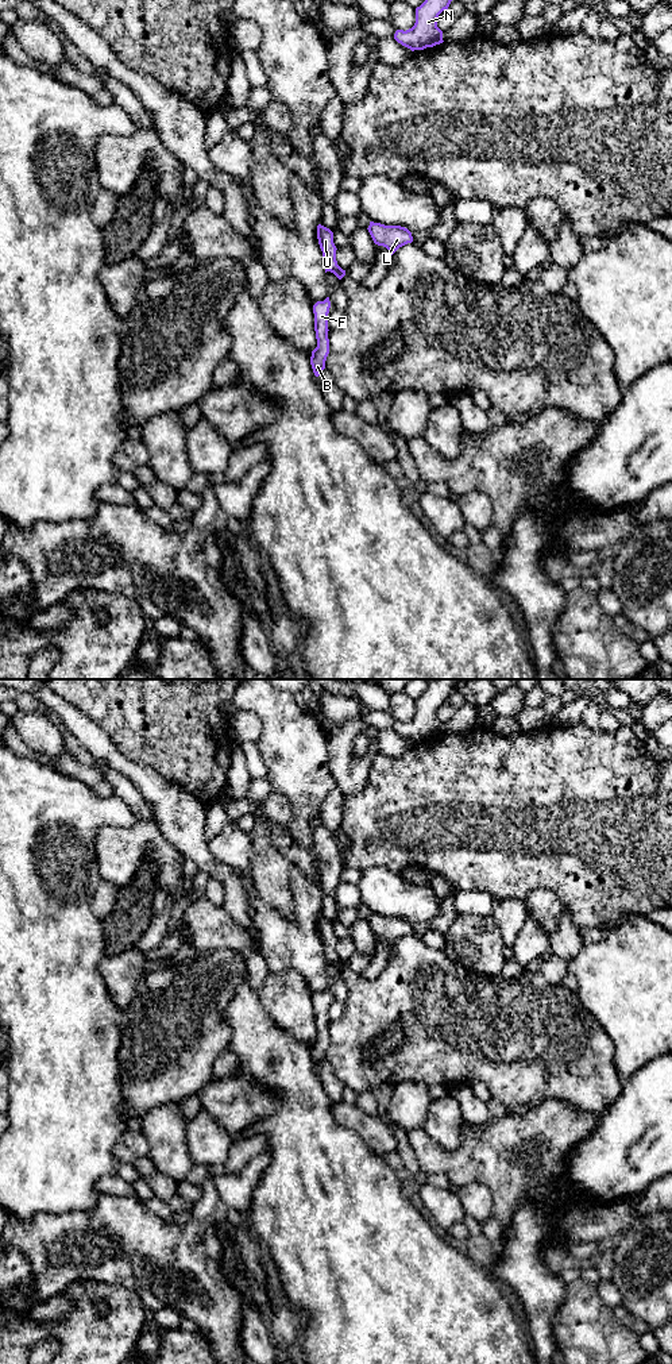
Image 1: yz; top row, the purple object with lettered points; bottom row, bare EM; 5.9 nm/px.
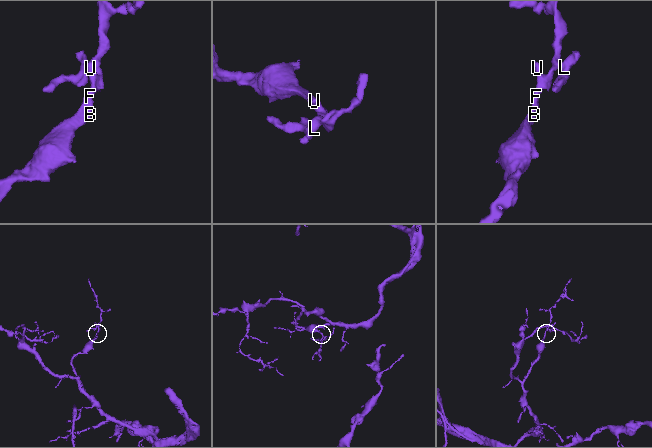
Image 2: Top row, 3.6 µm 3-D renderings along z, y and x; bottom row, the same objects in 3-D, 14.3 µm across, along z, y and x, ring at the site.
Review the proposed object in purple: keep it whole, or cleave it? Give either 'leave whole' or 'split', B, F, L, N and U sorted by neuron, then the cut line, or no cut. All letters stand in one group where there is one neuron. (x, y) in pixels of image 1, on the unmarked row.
leave whole; B F L N U; no cut

